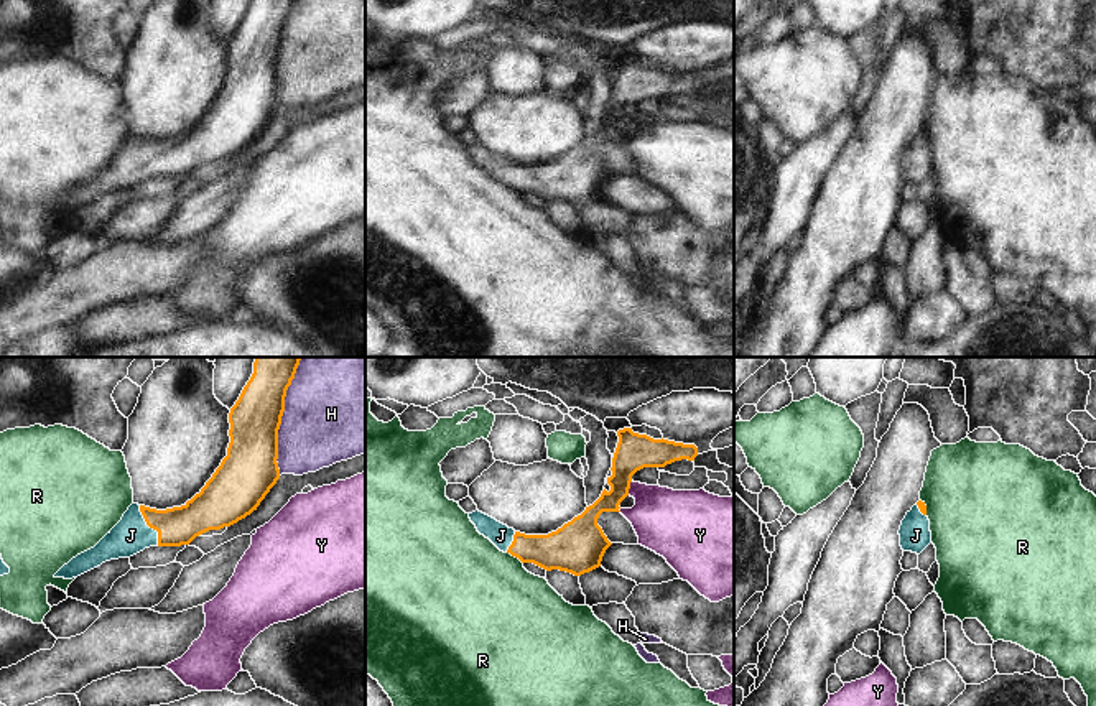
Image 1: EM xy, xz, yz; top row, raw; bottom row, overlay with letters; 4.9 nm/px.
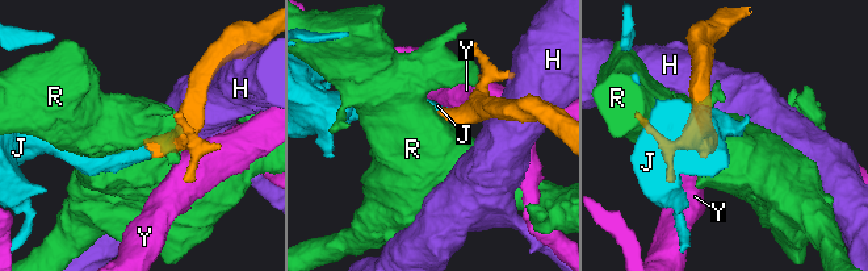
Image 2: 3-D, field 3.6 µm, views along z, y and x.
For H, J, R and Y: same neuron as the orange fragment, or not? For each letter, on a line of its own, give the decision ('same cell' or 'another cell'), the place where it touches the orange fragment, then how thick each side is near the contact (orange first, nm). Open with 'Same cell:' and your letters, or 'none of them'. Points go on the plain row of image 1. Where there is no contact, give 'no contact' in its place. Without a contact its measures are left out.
Same cell: J
H: another cell; contact xy (280, 53); calibres 260 and 460 nm
J: same cell; contact xy (148, 157); calibres 190 and 180 nm
R: another cell; contact xz (515, 188); calibres 200 and 480 nm
Y: another cell; contact xz (629, 119); calibres 180 and 320 nm

